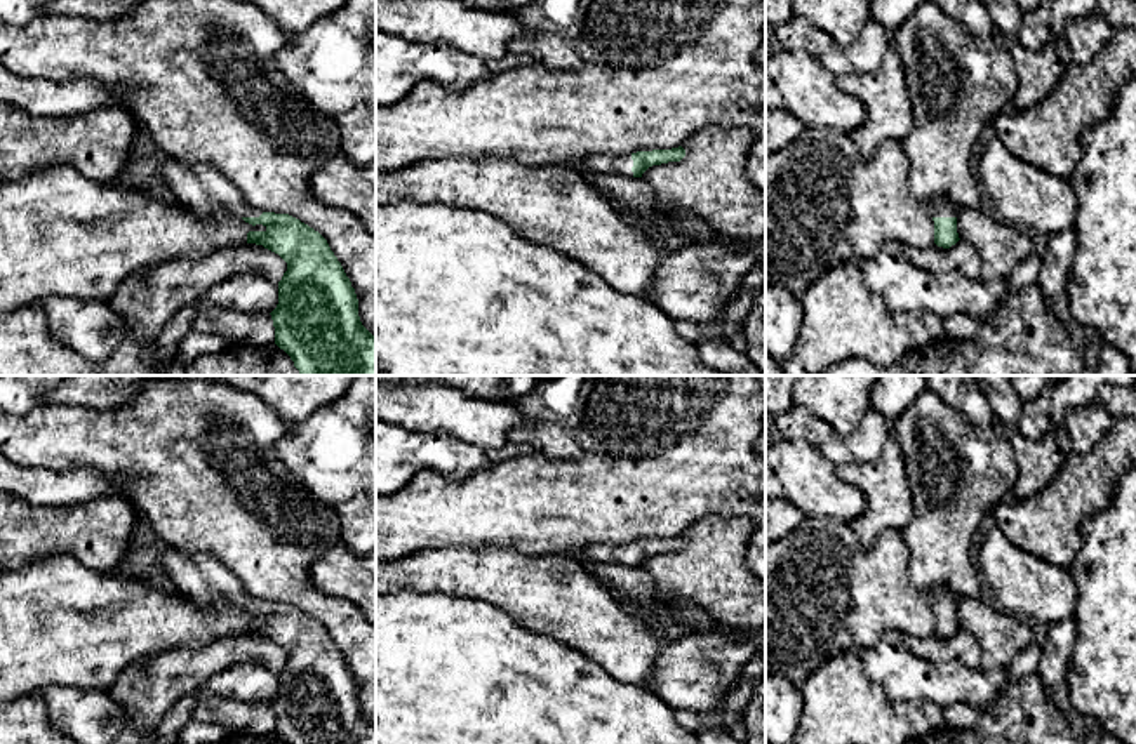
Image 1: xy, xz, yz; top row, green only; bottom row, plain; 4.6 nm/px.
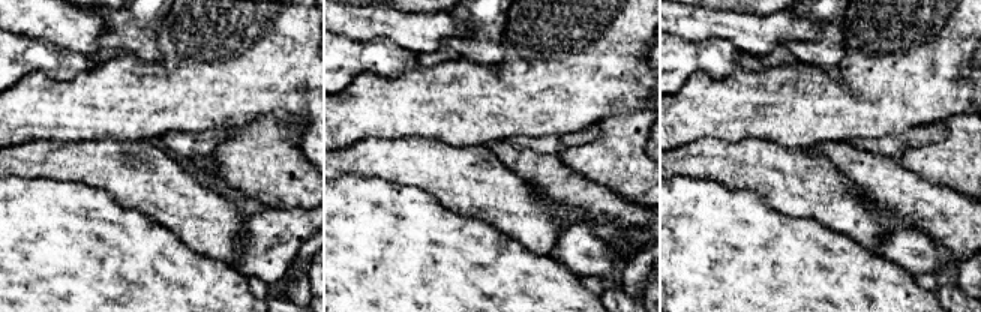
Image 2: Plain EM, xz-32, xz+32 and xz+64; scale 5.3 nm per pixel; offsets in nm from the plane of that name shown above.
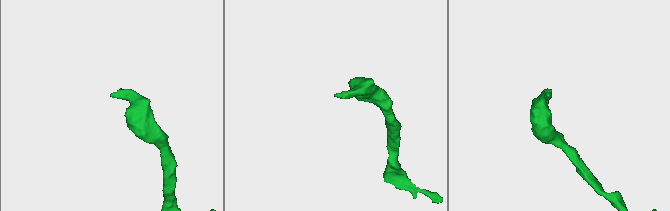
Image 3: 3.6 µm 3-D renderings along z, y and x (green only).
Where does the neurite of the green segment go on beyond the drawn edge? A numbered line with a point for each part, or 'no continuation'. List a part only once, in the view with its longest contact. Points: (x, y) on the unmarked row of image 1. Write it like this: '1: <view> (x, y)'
1: yz (938, 597)

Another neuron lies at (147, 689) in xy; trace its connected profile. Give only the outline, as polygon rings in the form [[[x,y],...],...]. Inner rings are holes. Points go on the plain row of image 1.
[[[256,633],[223,638],[198,648],[167,650],[129,664],[108,692],[144,730],[153,730],[177,699],[197,692],[223,669],[247,661],[259,662],[278,673],[287,661],[287,652],[278,643]]]

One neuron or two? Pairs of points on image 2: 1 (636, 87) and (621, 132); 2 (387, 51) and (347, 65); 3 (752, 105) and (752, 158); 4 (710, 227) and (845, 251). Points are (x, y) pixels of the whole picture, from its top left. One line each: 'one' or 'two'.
1: two
2: one
3: two
4: one

